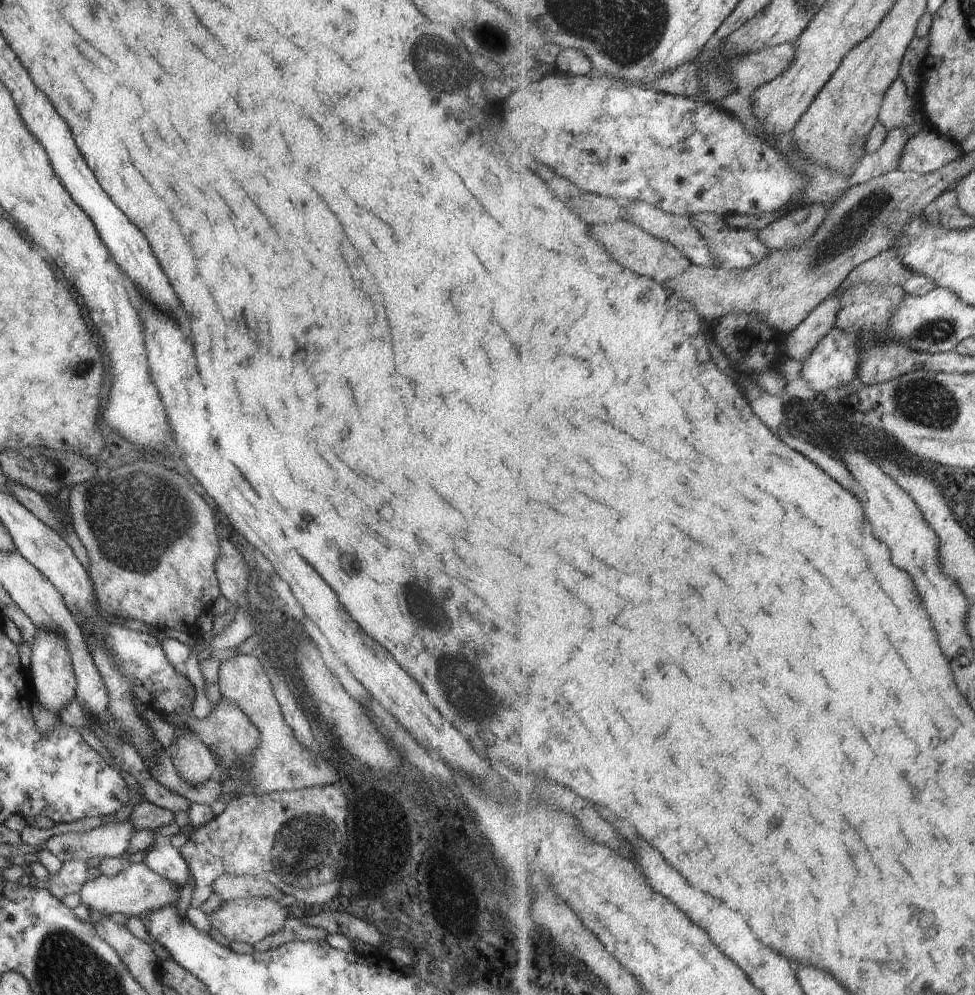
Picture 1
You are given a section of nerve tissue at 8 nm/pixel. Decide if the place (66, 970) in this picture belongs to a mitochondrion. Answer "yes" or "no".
yes

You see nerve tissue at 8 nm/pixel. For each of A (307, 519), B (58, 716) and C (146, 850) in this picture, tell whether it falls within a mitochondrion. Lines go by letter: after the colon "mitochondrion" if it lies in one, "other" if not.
A: other
B: other
C: other

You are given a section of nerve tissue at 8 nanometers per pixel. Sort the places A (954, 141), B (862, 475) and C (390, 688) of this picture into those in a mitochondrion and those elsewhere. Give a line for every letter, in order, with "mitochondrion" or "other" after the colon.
A: other
B: other
C: other

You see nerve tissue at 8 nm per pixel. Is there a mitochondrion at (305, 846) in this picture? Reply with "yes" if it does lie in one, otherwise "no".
yes

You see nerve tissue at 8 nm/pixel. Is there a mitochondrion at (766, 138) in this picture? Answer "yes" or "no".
no

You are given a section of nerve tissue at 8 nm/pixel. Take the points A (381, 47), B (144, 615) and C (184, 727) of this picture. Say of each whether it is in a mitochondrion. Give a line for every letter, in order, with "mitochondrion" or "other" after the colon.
A: other
B: other
C: other

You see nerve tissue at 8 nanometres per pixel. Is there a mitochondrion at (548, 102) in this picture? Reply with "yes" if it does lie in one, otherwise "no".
no

